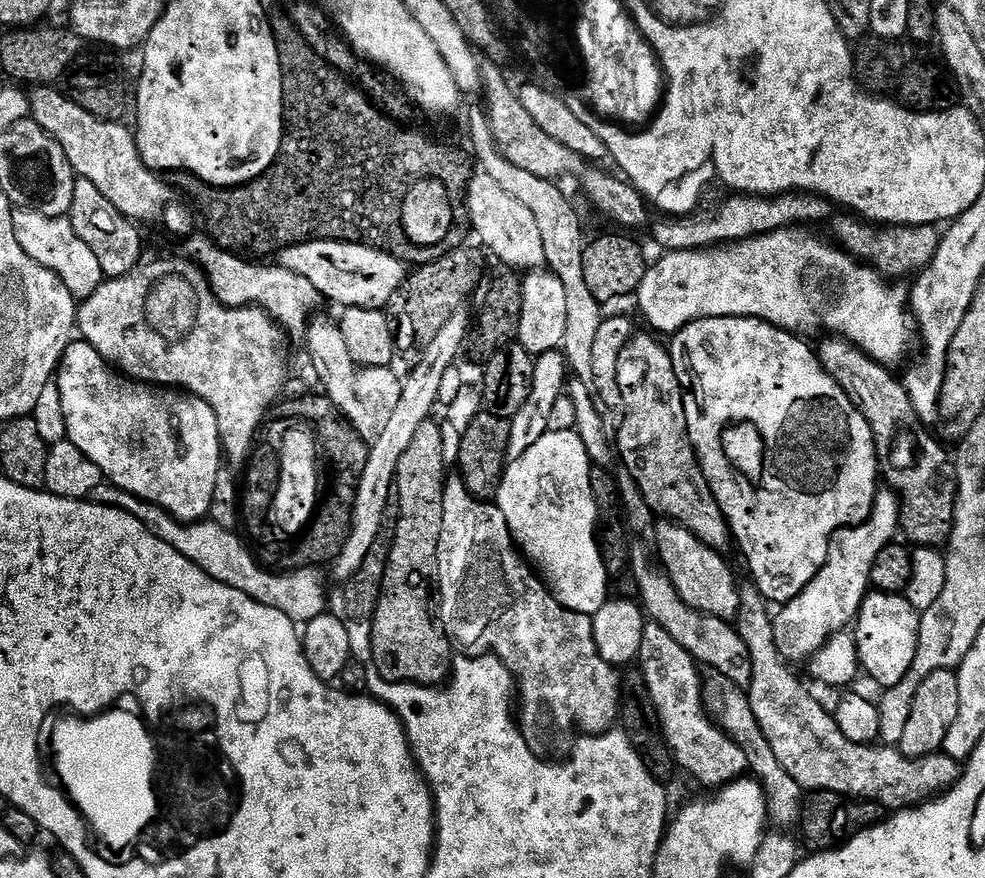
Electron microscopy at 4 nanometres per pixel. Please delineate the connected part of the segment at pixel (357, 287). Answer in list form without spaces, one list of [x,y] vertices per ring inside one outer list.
[[[313,240],[307,252],[298,247],[286,248],[279,253],[278,260],[280,260],[279,267],[283,271],[306,278],[306,282],[311,282],[325,301],[333,300],[334,303],[341,304],[340,308],[344,310],[347,308],[387,309],[387,304],[395,298],[396,292],[398,296],[406,283],[406,265],[402,260],[390,253],[372,249],[370,246],[351,244],[346,241]]]

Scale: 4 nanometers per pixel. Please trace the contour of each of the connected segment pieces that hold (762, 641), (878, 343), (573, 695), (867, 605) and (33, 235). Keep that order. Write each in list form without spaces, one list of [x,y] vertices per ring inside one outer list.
[[[748,582],[745,583],[740,590],[740,615],[738,617],[738,631],[742,642],[746,642],[748,647],[748,653],[752,659],[752,682],[747,685],[746,691],[748,693],[748,701],[750,706],[754,710],[754,718],[758,718],[758,726],[766,734],[766,738],[770,742],[770,746],[774,750],[774,754],[778,758],[778,762],[782,762],[784,769],[789,772],[794,778],[794,782],[798,782],[798,786],[802,786],[809,793],[814,792],[840,792],[842,795],[849,798],[859,798],[865,802],[871,802],[881,809],[892,808],[888,810],[903,810],[906,808],[915,808],[921,804],[927,804],[930,800],[935,800],[937,796],[944,795],[945,792],[949,792],[950,789],[954,787],[960,781],[962,775],[962,764],[961,761],[950,758],[944,753],[944,751],[932,752],[929,756],[907,756],[900,752],[899,747],[896,746],[885,746],[883,743],[875,742],[871,744],[859,744],[858,742],[852,742],[850,739],[846,738],[842,734],[842,730],[839,729],[838,722],[836,721],[835,715],[831,711],[828,712],[815,700],[814,697],[808,693],[808,688],[791,672],[793,669],[790,667],[789,661],[782,658],[782,654],[778,650],[778,646],[774,642],[774,626],[772,625],[774,616],[770,611],[768,613],[768,608],[770,609],[769,601],[765,600],[761,596],[760,591],[755,586],[755,583]]]
[[[793,226],[783,228],[782,230],[774,230],[767,232],[761,236],[755,236],[749,240],[738,240],[727,246],[717,246],[707,250],[698,252],[668,252],[657,262],[656,265],[649,267],[638,289],[640,296],[640,312],[648,319],[648,324],[652,328],[657,328],[660,332],[668,332],[667,334],[675,334],[680,329],[686,327],[690,322],[695,320],[705,320],[711,316],[757,316],[763,317],[774,322],[776,325],[786,326],[791,332],[797,334],[808,334],[804,332],[820,332],[831,334],[833,336],[841,336],[843,340],[849,340],[854,346],[861,348],[870,358],[874,358],[880,364],[896,366],[896,363],[903,358],[908,352],[908,347],[912,344],[912,336],[914,340],[914,320],[910,315],[910,292],[907,287],[891,288],[893,286],[887,279],[881,277],[875,268],[867,263],[853,257],[850,253],[844,251],[835,243],[819,240],[815,236],[815,231],[809,230],[804,226]]]
[[[459,474],[449,475],[444,482],[444,533],[440,539],[440,553],[438,554],[438,562],[440,563],[440,579],[438,581],[438,600],[440,610],[440,621],[444,624],[444,633],[452,641],[453,645],[461,653],[466,650],[476,650],[476,644],[480,642],[478,634],[484,632],[484,628],[480,630],[480,626],[488,626],[488,642],[484,642],[484,646],[488,644],[488,653],[499,658],[501,662],[510,669],[512,675],[516,678],[518,685],[518,723],[520,725],[520,733],[524,735],[528,744],[536,755],[545,758],[560,758],[565,755],[560,746],[566,746],[566,754],[571,753],[574,747],[574,735],[572,731],[575,728],[581,728],[579,731],[584,734],[599,734],[607,732],[613,727],[612,724],[621,719],[622,716],[622,676],[620,680],[620,672],[618,668],[603,660],[598,652],[598,646],[595,645],[594,626],[592,625],[593,617],[586,614],[578,614],[574,610],[570,610],[566,606],[562,606],[548,590],[548,585],[543,579],[530,567],[527,560],[524,559],[516,542],[510,534],[510,526],[506,526],[506,514],[502,514],[502,510],[497,508],[495,503],[485,502],[483,500],[475,500],[470,494],[470,490],[464,484],[464,477]]]
[[[869,591],[864,598],[864,604],[860,607],[858,625],[858,647],[860,649],[860,667],[863,675],[869,676],[876,684],[881,684],[881,689],[887,690],[898,686],[902,678],[914,666],[914,658],[918,654],[918,642],[920,641],[920,618],[921,613],[918,611],[915,603],[904,594],[893,594],[891,592]]]
[[[15,209],[12,214],[14,236],[26,254],[39,265],[46,266],[55,273],[62,283],[78,300],[88,299],[100,288],[105,274],[100,263],[92,253],[92,248],[78,238],[71,219],[60,217],[52,219],[28,209]]]

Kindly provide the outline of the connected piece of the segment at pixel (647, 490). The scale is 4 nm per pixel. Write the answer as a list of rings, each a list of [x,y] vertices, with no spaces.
[[[652,344],[645,350],[648,369],[644,372],[644,401],[633,416],[625,418],[619,425],[614,439],[617,453],[625,456],[635,482],[641,488],[657,517],[690,530],[706,546],[724,550],[733,543],[728,519],[722,514],[714,498],[712,488],[704,477],[704,470],[694,452],[689,452],[683,431],[683,413],[679,410],[679,389],[669,364],[671,351],[660,344]]]

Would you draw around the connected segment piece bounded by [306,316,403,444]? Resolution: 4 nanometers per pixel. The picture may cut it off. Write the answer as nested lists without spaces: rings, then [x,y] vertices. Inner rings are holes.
[[[319,316],[309,323],[307,340],[312,364],[326,386],[324,390],[327,396],[358,430],[364,441],[369,444],[376,442],[398,408],[403,388],[401,377],[398,378],[391,367],[364,368],[356,365],[347,350],[341,327]]]

